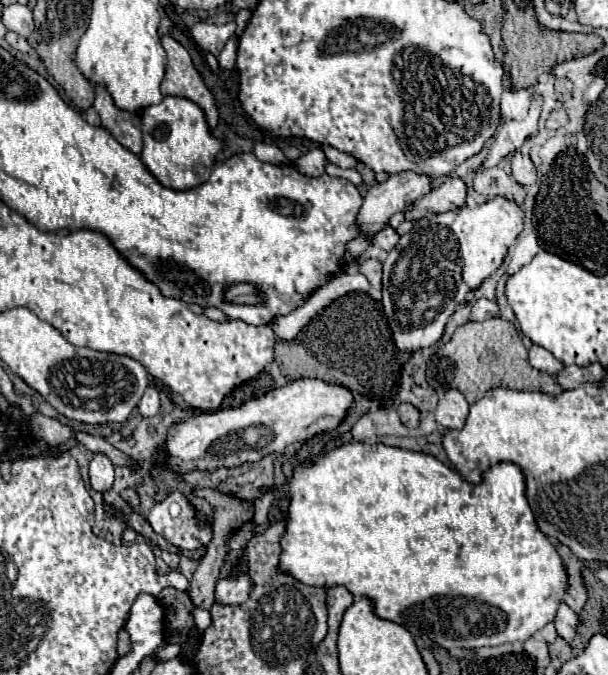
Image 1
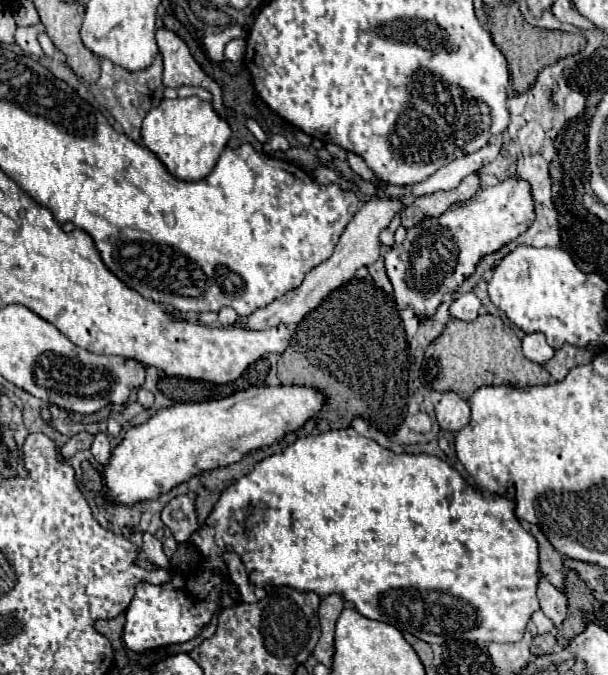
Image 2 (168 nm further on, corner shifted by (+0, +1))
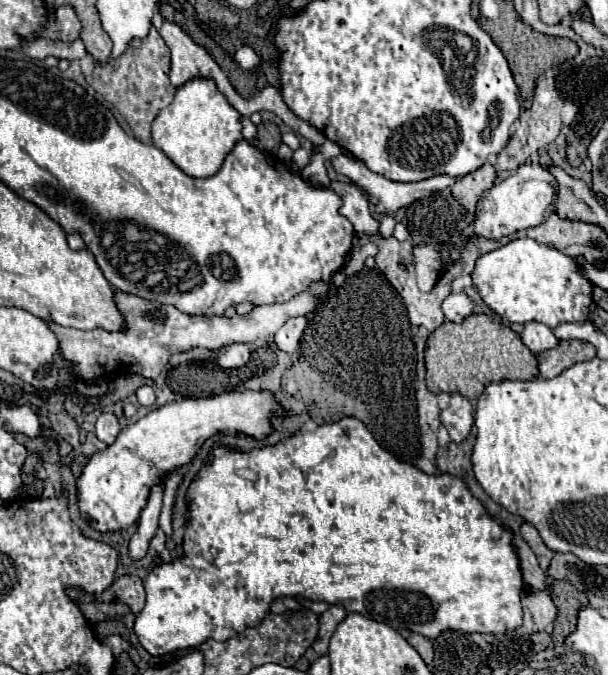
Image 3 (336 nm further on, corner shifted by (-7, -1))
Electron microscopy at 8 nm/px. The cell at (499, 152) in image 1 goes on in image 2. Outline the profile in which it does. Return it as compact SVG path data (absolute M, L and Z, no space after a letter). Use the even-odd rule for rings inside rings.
M491 142L487 146L483 146L481 150L477 150L475 154L467 154L455 162L449 162L447 166L441 166L433 176L425 178L423 182L417 182L415 186L393 186L393 184L385 184L383 188L383 196L387 198L403 198L403 196L425 196L425 194L433 194L439 190L451 190L455 186L459 186L459 182L481 170L485 164L489 164L491 160L495 160L495 156L499 154L501 144L499 142Z

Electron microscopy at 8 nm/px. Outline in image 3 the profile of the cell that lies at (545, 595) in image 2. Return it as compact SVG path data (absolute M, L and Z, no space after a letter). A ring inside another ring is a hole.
M518 534L514 536L514 546L516 546L518 556L520 556L520 568L522 568L526 584L530 588L536 588L536 590L546 590L546 586L548 586L546 572L538 566L538 560L536 560L534 552L530 550L530 546Z

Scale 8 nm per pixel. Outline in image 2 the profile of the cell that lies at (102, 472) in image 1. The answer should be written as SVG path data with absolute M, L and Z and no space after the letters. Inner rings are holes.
M97 432L93 436L93 444L91 444L91 452L95 456L95 460L103 466L107 462L107 458L111 456L111 446L109 446L109 438L105 432Z

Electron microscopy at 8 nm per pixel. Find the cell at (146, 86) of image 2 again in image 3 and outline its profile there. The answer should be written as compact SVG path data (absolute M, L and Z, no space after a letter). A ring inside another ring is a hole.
M152 28L146 40L134 40L134 44L130 44L130 48L122 56L108 60L104 66L96 66L88 76L88 84L116 106L116 110L122 114L140 142L150 144L150 126L158 112L172 102L176 92L176 88L172 88L168 80L168 72L170 50L156 28Z

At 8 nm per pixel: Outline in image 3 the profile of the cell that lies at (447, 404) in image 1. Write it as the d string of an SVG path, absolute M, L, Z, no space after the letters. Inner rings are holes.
M452 394L450 396L450 406L446 410L442 410L440 420L442 426L448 430L450 440L454 442L462 442L466 440L466 436L470 434L472 426L474 426L474 406L470 404L470 400L462 394Z

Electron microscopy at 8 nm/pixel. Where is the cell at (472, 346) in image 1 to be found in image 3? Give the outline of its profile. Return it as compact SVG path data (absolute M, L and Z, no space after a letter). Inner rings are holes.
M472 314L462 324L444 322L430 334L426 344L426 384L434 394L458 392L472 400L478 398L492 382L536 378L536 356L522 344L520 336L512 328L492 314Z

